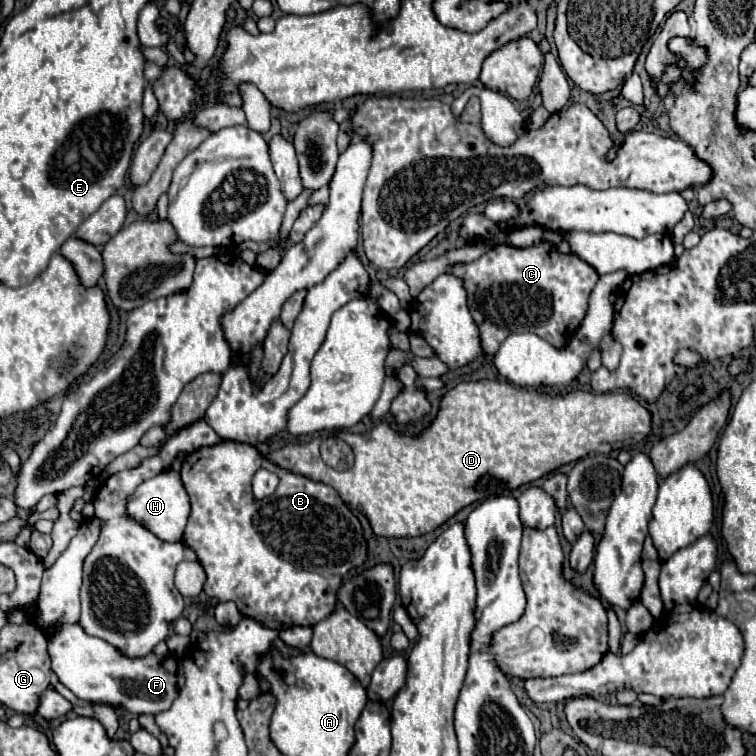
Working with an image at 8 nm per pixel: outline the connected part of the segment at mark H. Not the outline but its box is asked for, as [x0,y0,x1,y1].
[129,469,189,541]

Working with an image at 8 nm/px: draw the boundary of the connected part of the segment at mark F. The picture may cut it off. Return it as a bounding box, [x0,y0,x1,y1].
[49,623,183,715]

